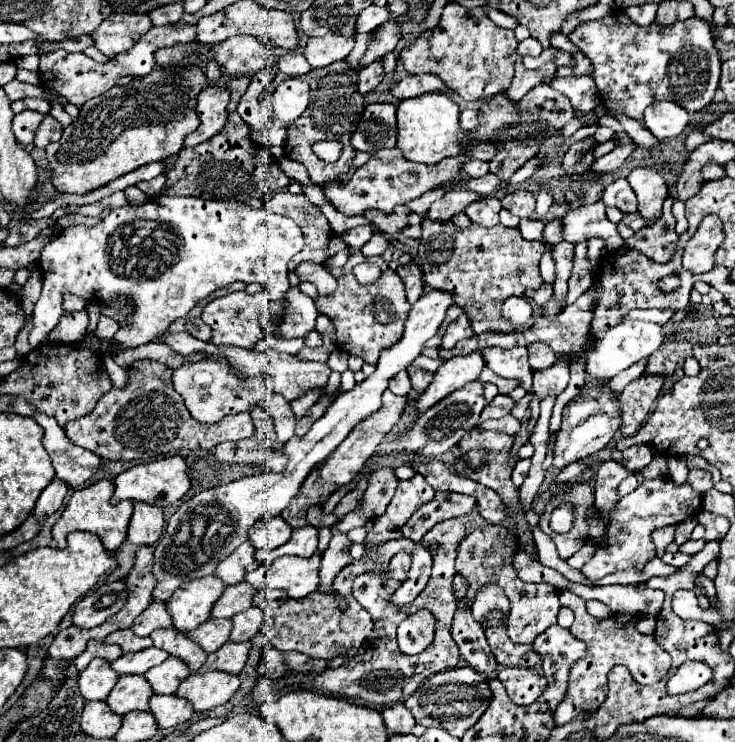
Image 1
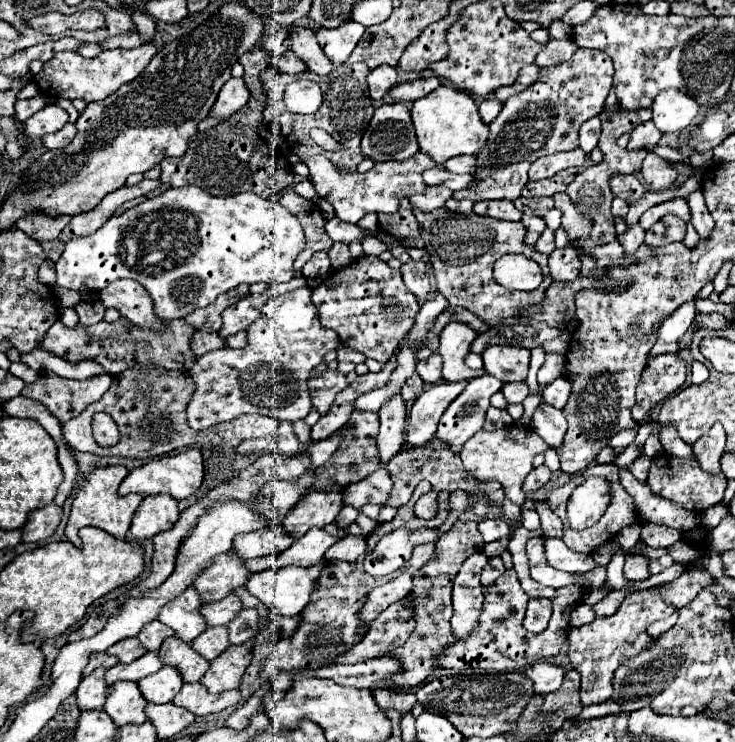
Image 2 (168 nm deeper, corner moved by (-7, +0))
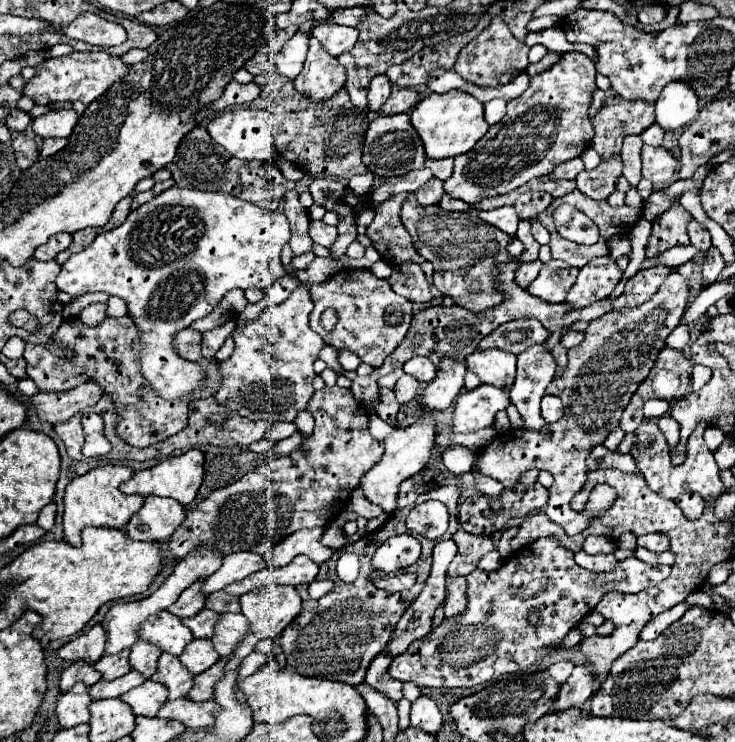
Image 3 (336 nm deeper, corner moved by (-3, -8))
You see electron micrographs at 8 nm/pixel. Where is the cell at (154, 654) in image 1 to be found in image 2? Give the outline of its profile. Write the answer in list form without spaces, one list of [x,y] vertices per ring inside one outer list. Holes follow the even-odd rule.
[[[147,652],[141,658],[133,660],[131,664],[115,664],[113,668],[109,668],[105,672],[105,678],[107,678],[107,684],[119,682],[119,680],[135,680],[137,682],[137,680],[157,672],[161,666],[163,666],[163,662],[161,662],[159,654]]]

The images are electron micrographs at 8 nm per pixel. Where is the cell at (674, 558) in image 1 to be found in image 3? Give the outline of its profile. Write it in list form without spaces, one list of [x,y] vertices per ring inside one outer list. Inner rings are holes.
[[[539,538],[511,552],[499,570],[471,572],[467,608],[455,618],[445,618],[425,638],[411,642],[403,654],[395,656],[389,674],[401,682],[415,682],[419,688],[471,688],[519,676],[547,656],[547,644],[563,640],[573,626],[579,626],[607,592],[645,590],[663,582],[669,572],[671,566],[645,564],[633,556],[621,560],[611,572],[591,572],[577,566],[573,552],[557,546],[555,538]],[[531,610],[541,614],[537,624],[527,620]]]

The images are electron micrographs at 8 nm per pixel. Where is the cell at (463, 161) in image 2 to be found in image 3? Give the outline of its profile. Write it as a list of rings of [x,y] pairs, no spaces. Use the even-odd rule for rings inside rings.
[[[427,158],[425,168],[429,168],[433,172],[433,176],[437,176],[439,180],[447,180],[453,172],[453,158],[441,158],[441,160]]]

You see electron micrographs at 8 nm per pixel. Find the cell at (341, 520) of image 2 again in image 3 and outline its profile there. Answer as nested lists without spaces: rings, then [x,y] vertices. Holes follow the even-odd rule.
[[[299,556],[295,560],[291,560],[287,566],[275,568],[275,570],[259,570],[255,574],[251,574],[251,578],[245,578],[243,582],[233,582],[231,586],[227,586],[227,594],[231,596],[243,596],[247,592],[253,592],[261,586],[269,586],[269,584],[281,584],[281,586],[299,586],[299,584],[311,584],[315,580],[319,572],[319,566],[309,560],[307,556]]]

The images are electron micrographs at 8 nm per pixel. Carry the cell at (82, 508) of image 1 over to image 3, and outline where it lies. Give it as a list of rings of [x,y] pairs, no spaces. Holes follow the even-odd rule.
[[[97,466],[89,470],[87,474],[75,478],[69,482],[65,490],[65,512],[63,512],[63,530],[65,540],[71,546],[81,546],[81,530],[87,526],[111,526],[111,528],[123,528],[129,518],[143,506],[143,496],[127,496],[119,490],[119,484],[129,480],[133,476],[133,470],[129,466]]]

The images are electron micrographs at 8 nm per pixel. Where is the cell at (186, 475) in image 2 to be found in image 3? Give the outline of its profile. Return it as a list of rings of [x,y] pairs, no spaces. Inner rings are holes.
[[[189,450],[181,456],[173,456],[173,458],[167,458],[163,460],[161,464],[153,466],[153,468],[147,468],[147,470],[141,470],[141,472],[135,472],[135,476],[127,482],[121,484],[121,490],[125,494],[141,494],[141,496],[151,496],[151,494],[157,494],[157,496],[169,496],[169,498],[175,498],[177,502],[181,504],[191,504],[193,498],[197,496],[197,490],[203,482],[203,452],[201,450]]]

